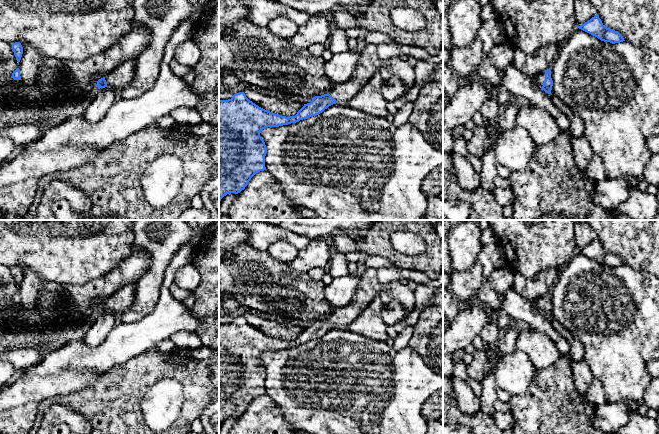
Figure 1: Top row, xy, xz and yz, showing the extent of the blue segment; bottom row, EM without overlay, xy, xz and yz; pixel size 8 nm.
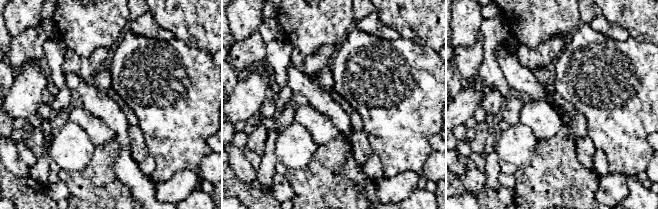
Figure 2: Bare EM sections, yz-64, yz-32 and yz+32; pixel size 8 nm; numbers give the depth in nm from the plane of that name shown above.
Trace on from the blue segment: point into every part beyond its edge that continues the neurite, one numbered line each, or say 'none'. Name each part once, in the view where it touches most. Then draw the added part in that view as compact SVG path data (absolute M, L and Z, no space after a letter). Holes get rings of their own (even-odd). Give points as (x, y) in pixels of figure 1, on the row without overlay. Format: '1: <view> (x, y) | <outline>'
1: yz (539, 302) | M543 295L541 297L538 297L534 299L532 302L538 310L542 311L545 305L545 296Z

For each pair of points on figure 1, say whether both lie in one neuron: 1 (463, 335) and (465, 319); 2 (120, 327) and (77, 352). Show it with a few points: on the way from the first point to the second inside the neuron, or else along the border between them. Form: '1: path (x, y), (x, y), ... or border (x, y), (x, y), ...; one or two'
1: path (463, 331), (465, 323); one
2: path (114, 339), (101, 352), (89, 352); one

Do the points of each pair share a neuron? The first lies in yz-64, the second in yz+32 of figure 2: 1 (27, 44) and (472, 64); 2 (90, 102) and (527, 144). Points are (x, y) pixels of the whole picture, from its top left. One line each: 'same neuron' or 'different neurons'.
1: same neuron
2: different neurons

